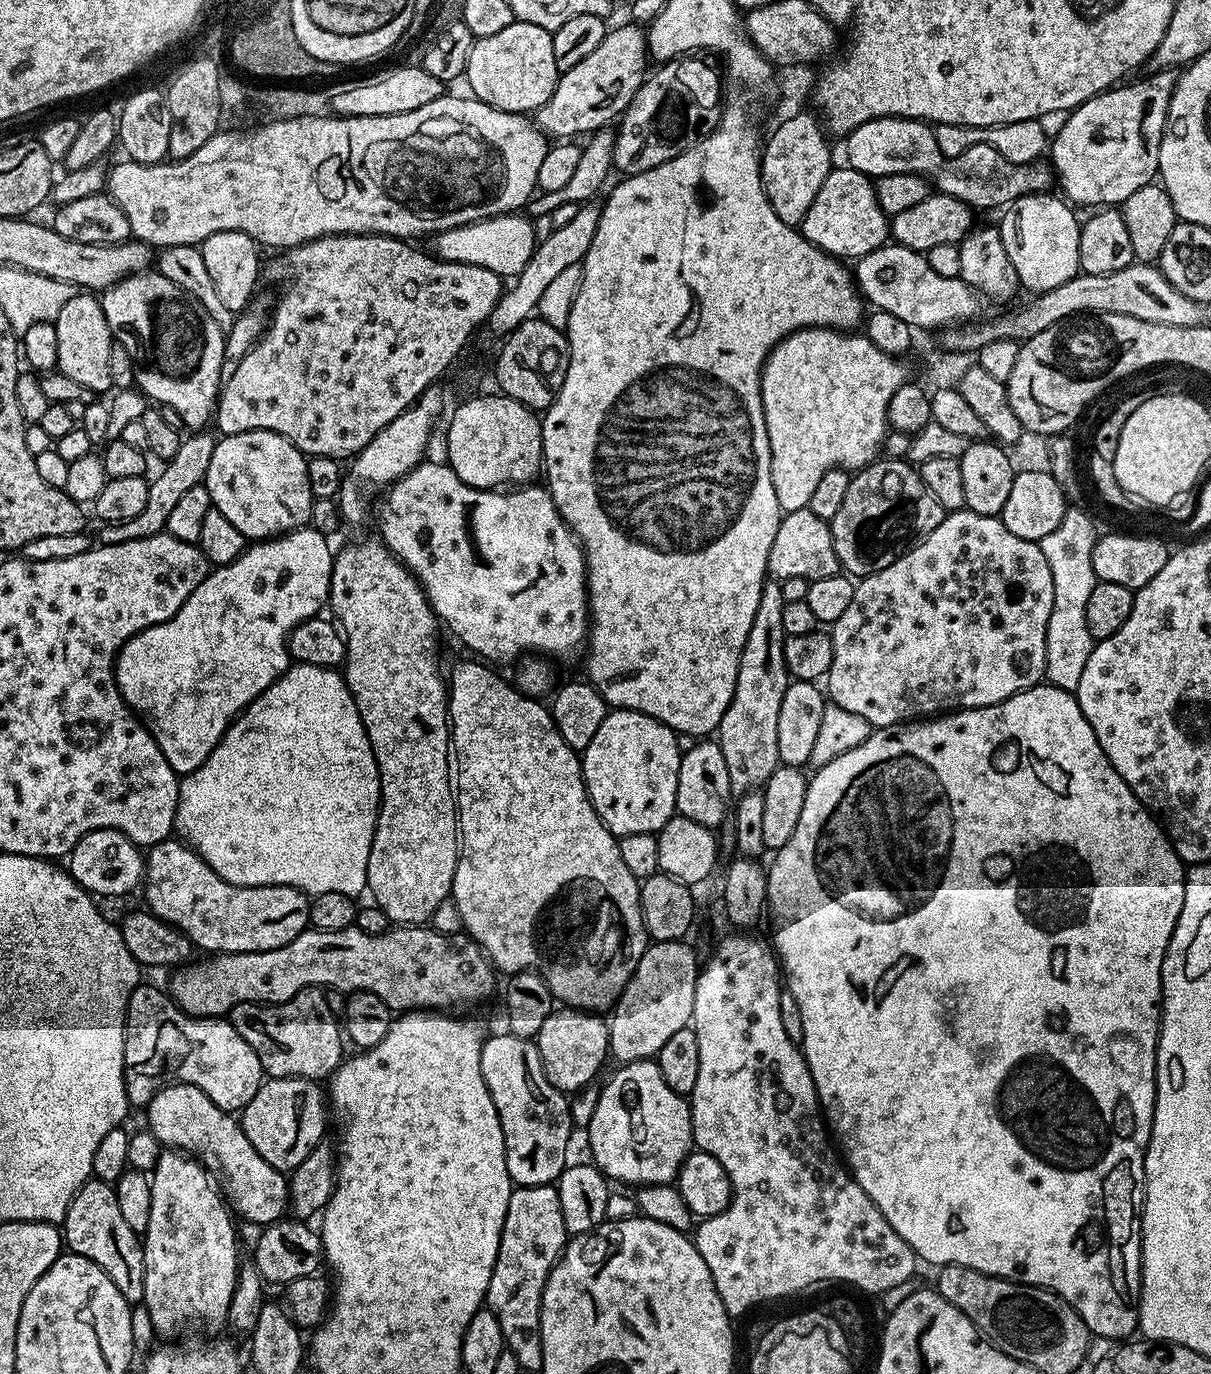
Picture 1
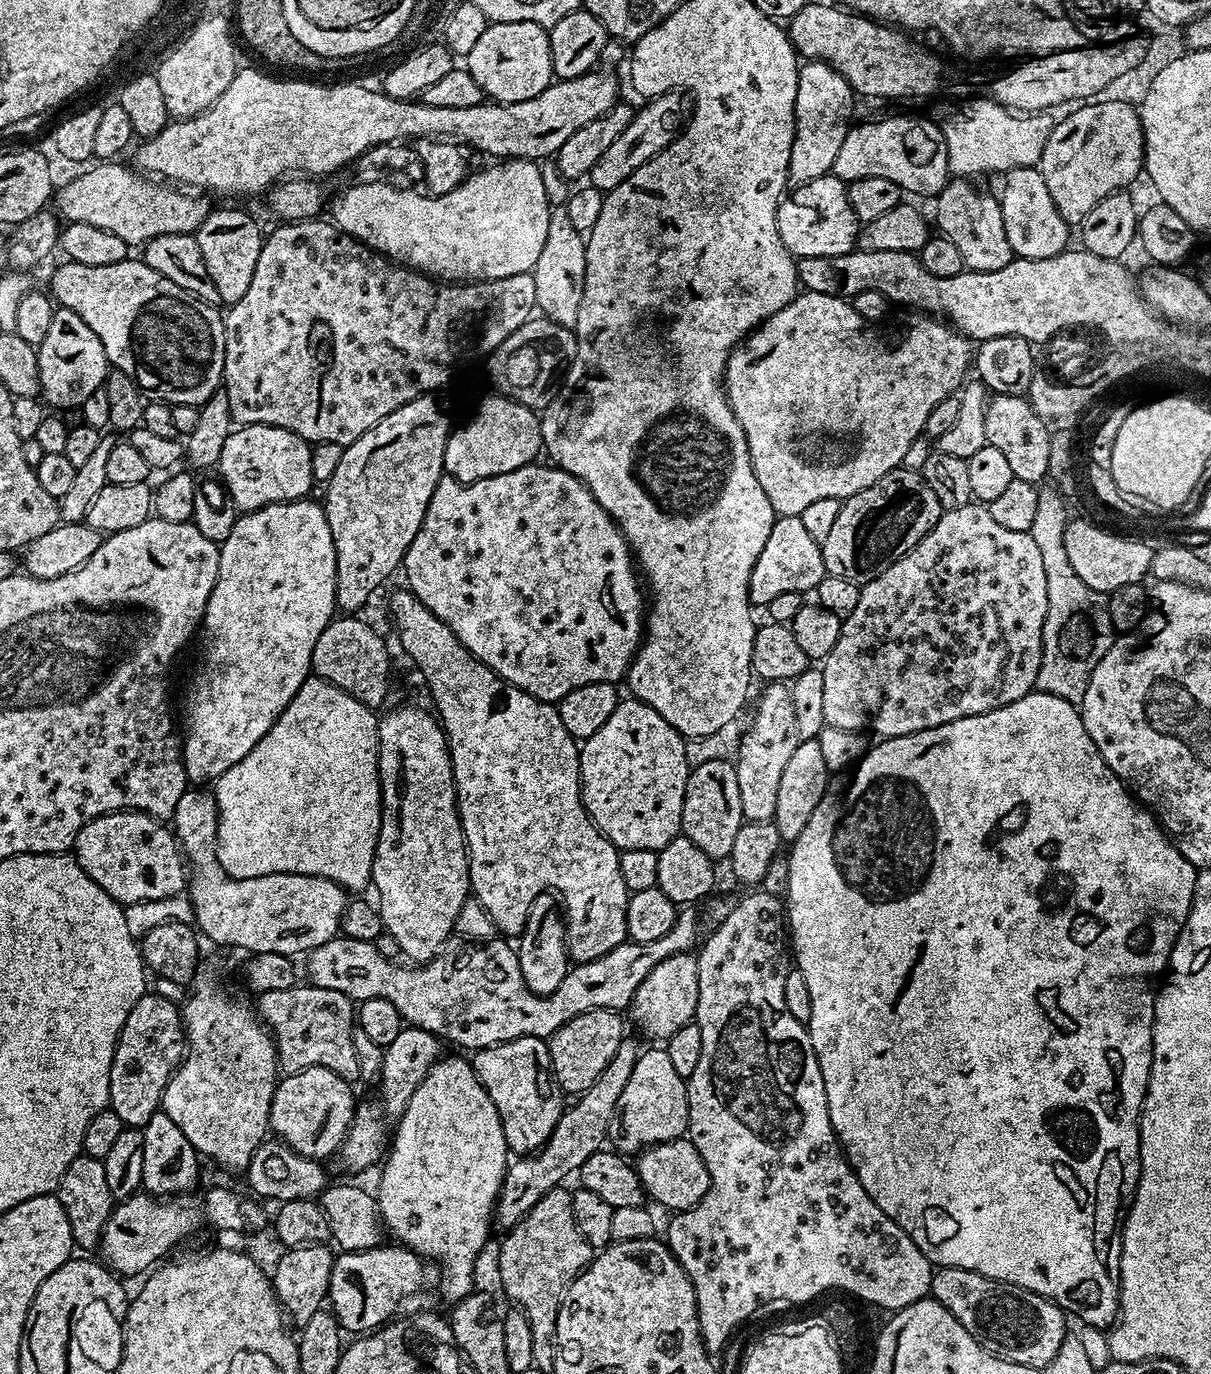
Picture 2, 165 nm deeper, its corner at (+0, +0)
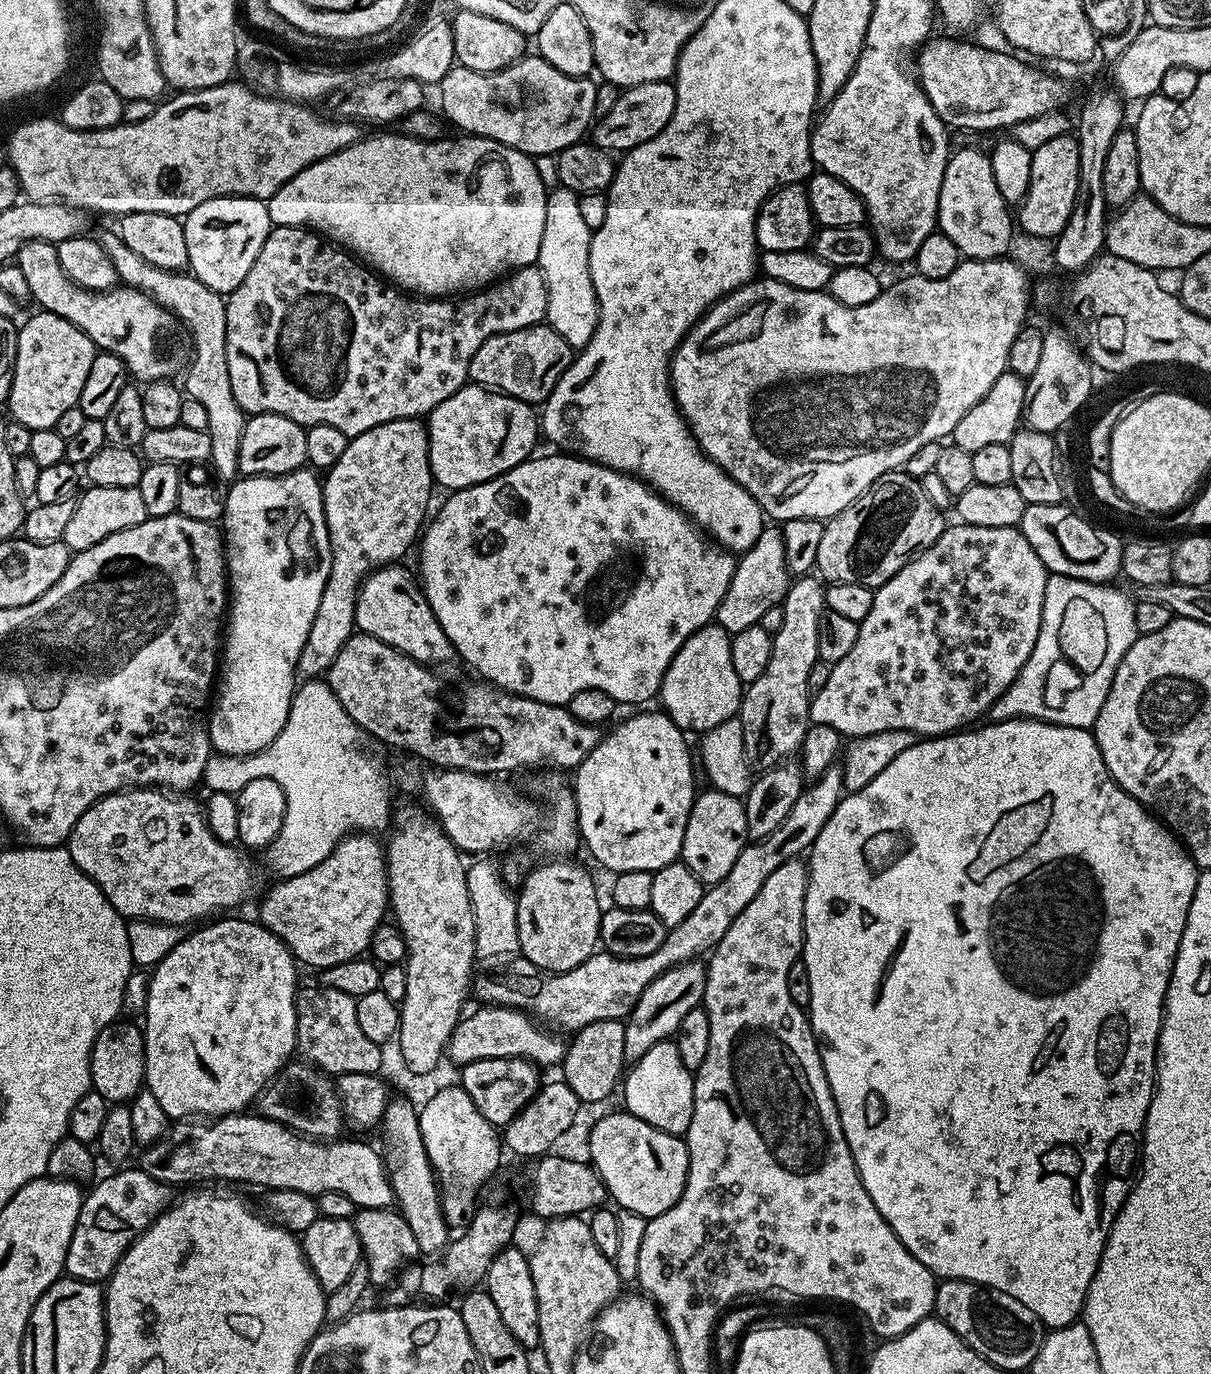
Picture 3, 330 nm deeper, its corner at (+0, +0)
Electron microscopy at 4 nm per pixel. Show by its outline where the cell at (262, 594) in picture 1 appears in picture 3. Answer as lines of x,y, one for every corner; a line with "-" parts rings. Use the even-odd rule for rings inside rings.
303,467
281,476
246,476
237,479
227,489
227,494
222,517
222,535
224,537
226,584
230,589
230,603
226,608
226,635
222,640
222,663
218,668
218,683
214,688
214,703
211,705
208,717
208,737
213,749
219,755
249,756
255,752
261,752
266,746
270,746
270,742
274,742
274,738
278,738
282,726
286,726
286,718
290,714
290,706
292,705
292,695
298,687
296,663
302,654
302,646
306,646
310,626
314,626
314,614
318,614
318,602
322,602
322,590
326,590
326,578
330,574
330,566
332,565
332,547
330,546
328,527
324,517
322,480
315,471

